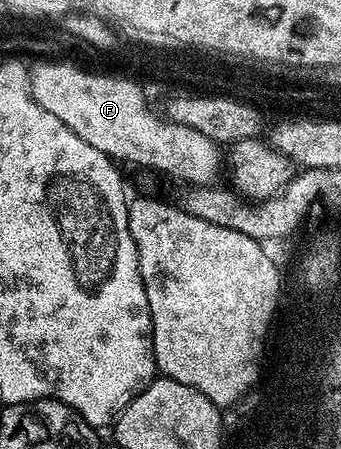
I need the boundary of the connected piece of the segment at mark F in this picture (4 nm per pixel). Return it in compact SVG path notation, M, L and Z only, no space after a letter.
M38 62L30 68L32 99L58 122L66 122L82 142L90 142L94 150L112 157L113 161L125 160L140 168L153 168L165 172L176 180L185 180L188 186L212 186L220 172L221 145L215 140L198 134L198 130L174 124L155 116L144 105L144 96L132 80L124 76L103 76L100 72L87 72L64 62Z

